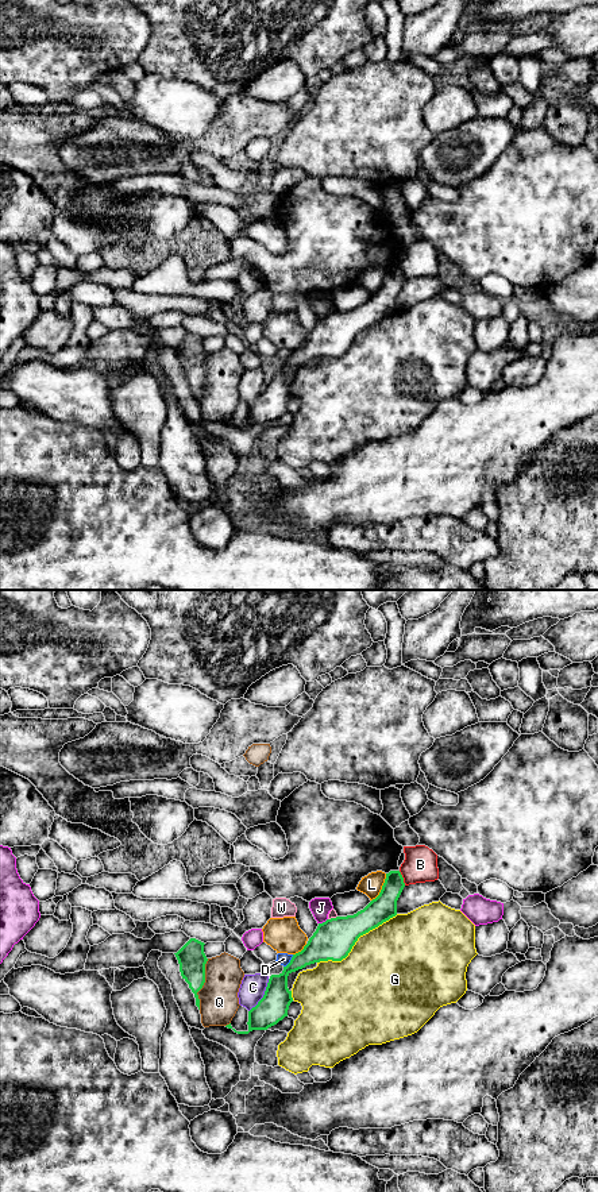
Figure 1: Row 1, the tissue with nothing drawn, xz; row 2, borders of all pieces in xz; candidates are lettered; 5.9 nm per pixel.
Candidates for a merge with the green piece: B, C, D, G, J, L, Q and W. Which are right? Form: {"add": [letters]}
{"add": []}

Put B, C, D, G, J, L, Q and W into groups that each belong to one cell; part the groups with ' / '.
B / C / D / G / J / L / Q / W

